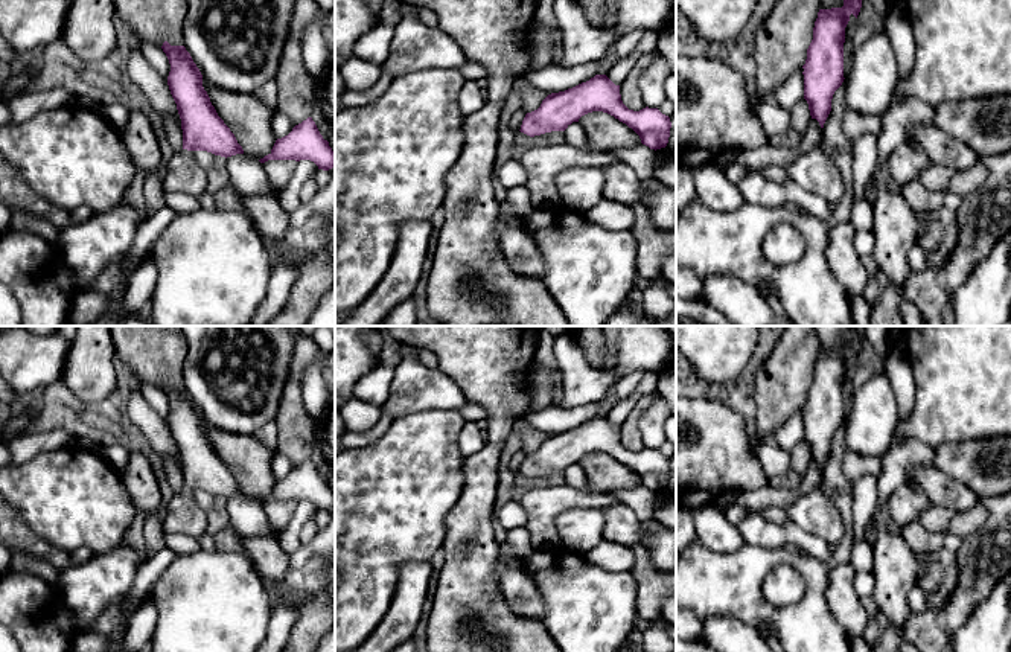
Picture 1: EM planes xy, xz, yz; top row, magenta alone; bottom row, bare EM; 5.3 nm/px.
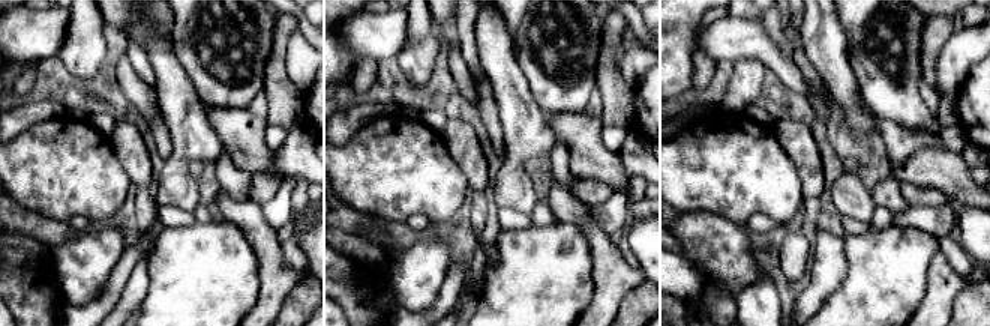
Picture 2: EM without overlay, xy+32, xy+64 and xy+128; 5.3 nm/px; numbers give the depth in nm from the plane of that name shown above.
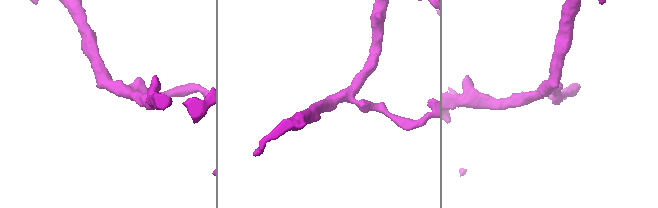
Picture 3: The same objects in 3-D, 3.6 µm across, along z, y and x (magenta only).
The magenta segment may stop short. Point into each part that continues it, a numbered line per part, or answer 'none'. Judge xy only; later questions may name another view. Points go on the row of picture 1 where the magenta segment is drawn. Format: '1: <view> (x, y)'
1: xy (183, 174)

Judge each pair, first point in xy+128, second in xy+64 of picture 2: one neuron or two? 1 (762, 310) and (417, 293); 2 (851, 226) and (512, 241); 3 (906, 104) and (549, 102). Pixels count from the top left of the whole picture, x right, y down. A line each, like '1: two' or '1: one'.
1: one
2: two
3: one

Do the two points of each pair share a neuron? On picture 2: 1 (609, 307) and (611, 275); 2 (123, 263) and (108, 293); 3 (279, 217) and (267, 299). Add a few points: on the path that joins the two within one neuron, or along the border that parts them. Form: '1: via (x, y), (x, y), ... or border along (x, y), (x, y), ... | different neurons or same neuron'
1: via (609, 299), (611, 283) | same neuron
2: via (122, 271), (114, 286) | same neuron
3: border along (260, 206), (266, 221), (276, 232) | different neurons

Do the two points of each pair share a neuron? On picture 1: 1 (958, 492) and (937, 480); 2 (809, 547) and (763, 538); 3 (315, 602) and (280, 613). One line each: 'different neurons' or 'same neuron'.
1: same neuron
2: same neuron
3: different neurons

